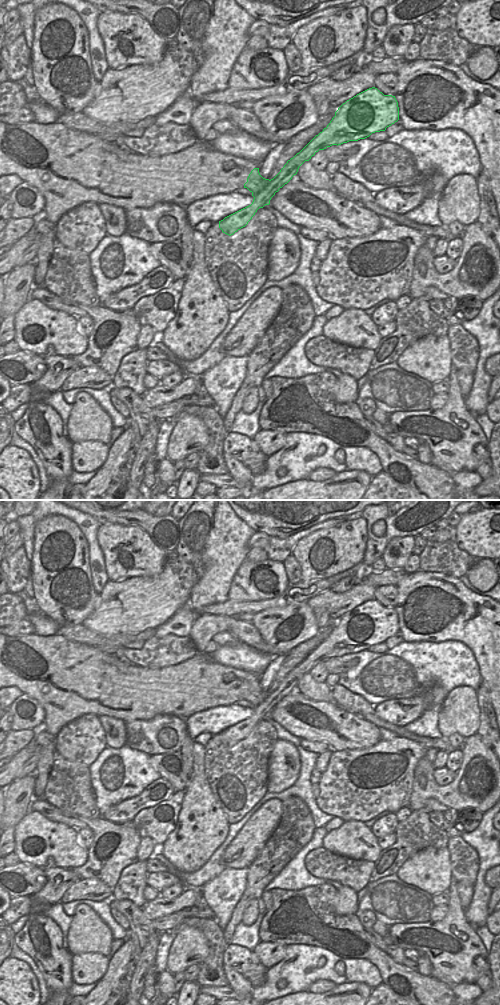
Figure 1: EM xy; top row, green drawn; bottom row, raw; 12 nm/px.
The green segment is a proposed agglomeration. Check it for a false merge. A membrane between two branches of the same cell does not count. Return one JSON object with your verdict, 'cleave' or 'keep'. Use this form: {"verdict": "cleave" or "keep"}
{"verdict": "keep"}

